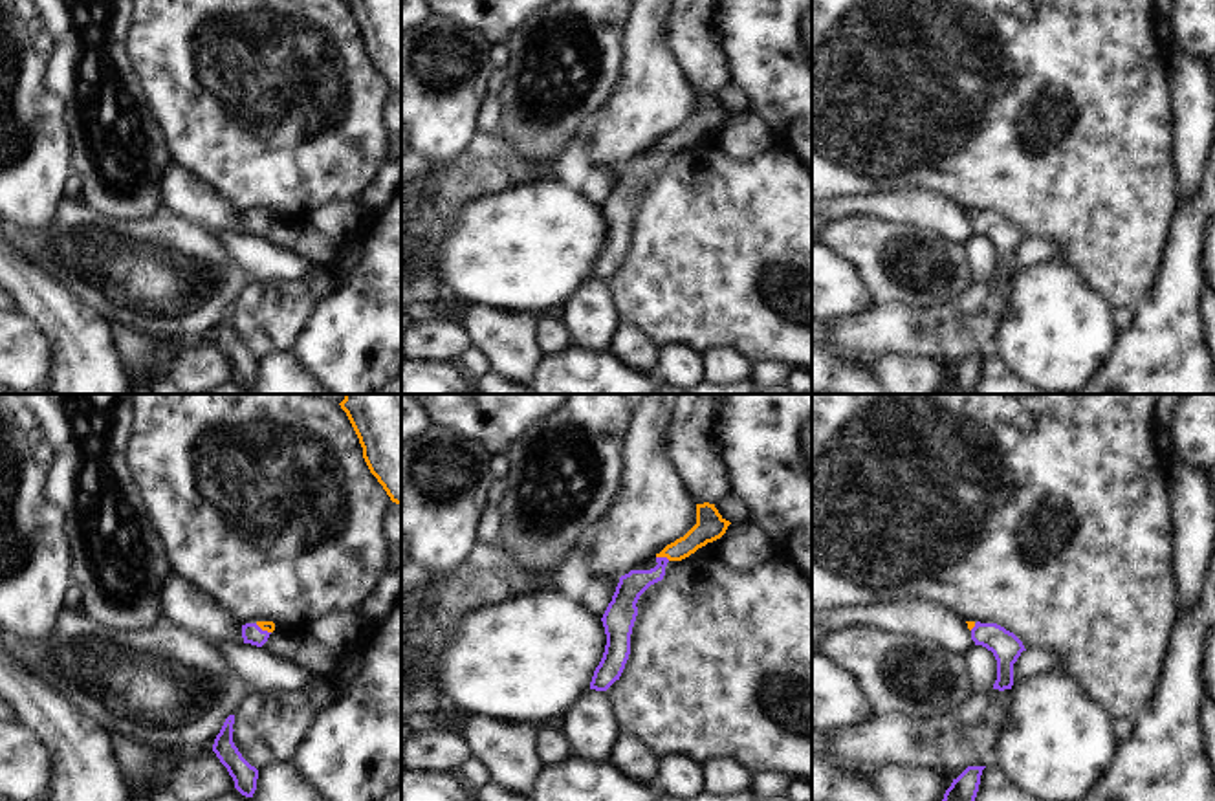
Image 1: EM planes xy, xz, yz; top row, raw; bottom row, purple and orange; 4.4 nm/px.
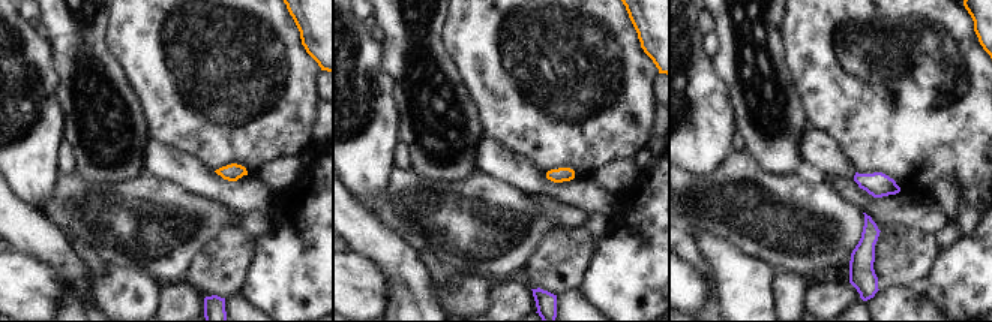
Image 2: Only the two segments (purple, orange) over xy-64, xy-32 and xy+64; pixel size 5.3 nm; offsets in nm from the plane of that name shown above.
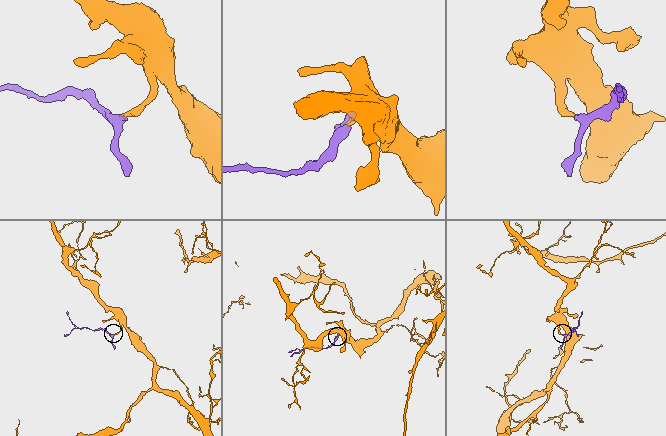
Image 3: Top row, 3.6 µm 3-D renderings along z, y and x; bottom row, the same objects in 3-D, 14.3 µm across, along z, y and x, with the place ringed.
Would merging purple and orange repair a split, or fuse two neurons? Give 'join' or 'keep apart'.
join

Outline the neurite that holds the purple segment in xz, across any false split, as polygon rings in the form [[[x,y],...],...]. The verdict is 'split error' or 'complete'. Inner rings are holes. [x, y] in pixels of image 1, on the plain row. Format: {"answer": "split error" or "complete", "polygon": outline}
{"answer": "split error", "polygon": [[[696,93],[696,114],[680,128],[656,143],[656,156],[651,159],[630,159],[619,167],[612,191],[601,211],[607,235],[599,255],[594,260],[590,279],[607,280],[619,269],[630,244],[630,224],[638,205],[640,185],[665,165],[669,150],[682,150],[698,137],[720,128],[731,112],[726,110],[715,93]]]}

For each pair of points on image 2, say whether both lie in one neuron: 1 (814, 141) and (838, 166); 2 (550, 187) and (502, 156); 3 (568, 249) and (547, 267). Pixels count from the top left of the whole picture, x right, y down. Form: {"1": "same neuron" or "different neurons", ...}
{"1": "same neuron", "2": "same neuron", "3": "same neuron"}

